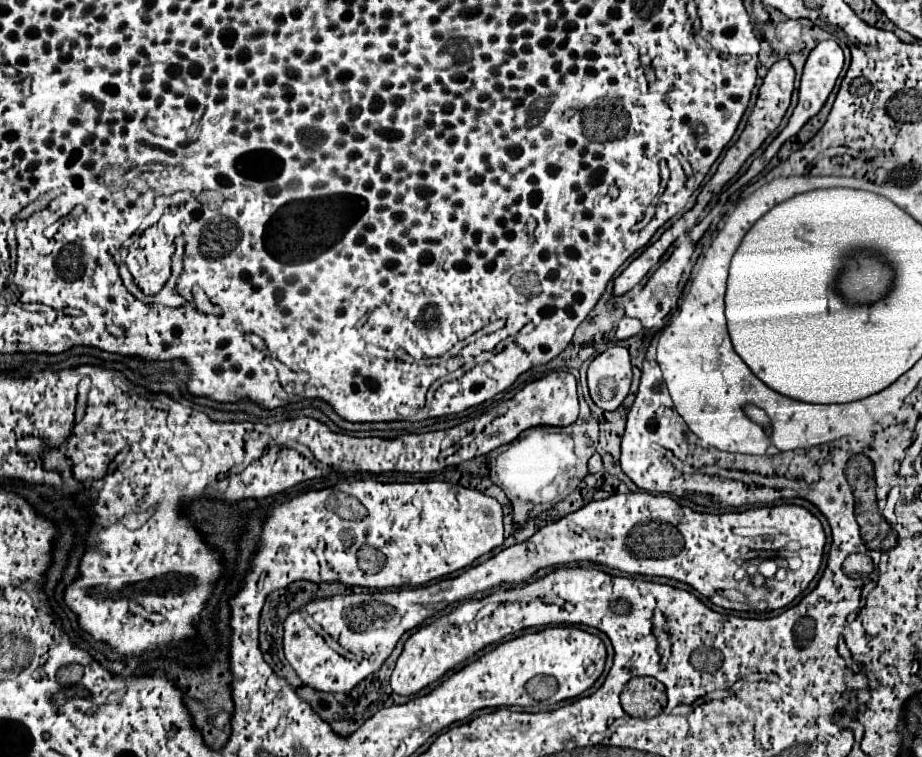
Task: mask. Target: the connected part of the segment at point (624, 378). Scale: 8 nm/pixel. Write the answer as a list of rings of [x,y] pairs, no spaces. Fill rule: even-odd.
[[[609,347],[587,369],[591,399],[605,411],[615,411],[629,395],[633,379],[631,357],[625,347]]]

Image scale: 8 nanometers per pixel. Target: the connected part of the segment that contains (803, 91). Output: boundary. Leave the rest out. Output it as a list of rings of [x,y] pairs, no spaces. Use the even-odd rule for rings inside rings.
[[[821,41],[821,43],[809,53],[809,59],[807,59],[807,63],[805,63],[803,77],[801,77],[799,103],[797,103],[793,115],[789,117],[787,127],[785,127],[785,129],[783,129],[773,141],[771,141],[769,147],[765,149],[763,158],[766,163],[770,162],[771,159],[775,157],[777,151],[779,151],[779,147],[781,147],[789,137],[793,137],[795,133],[799,133],[799,129],[801,129],[801,127],[803,127],[813,115],[819,113],[819,109],[825,105],[825,101],[827,101],[827,97],[829,97],[829,93],[831,93],[831,89],[833,89],[833,85],[835,85],[835,81],[837,81],[841,69],[843,69],[843,49],[837,45],[837,41]]]

